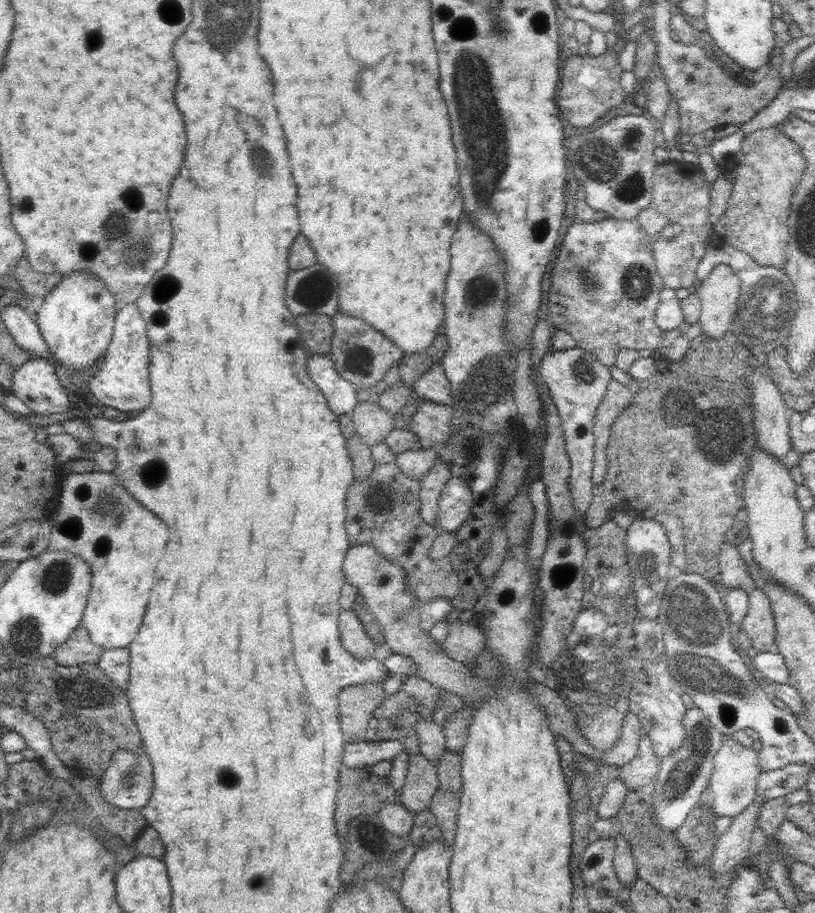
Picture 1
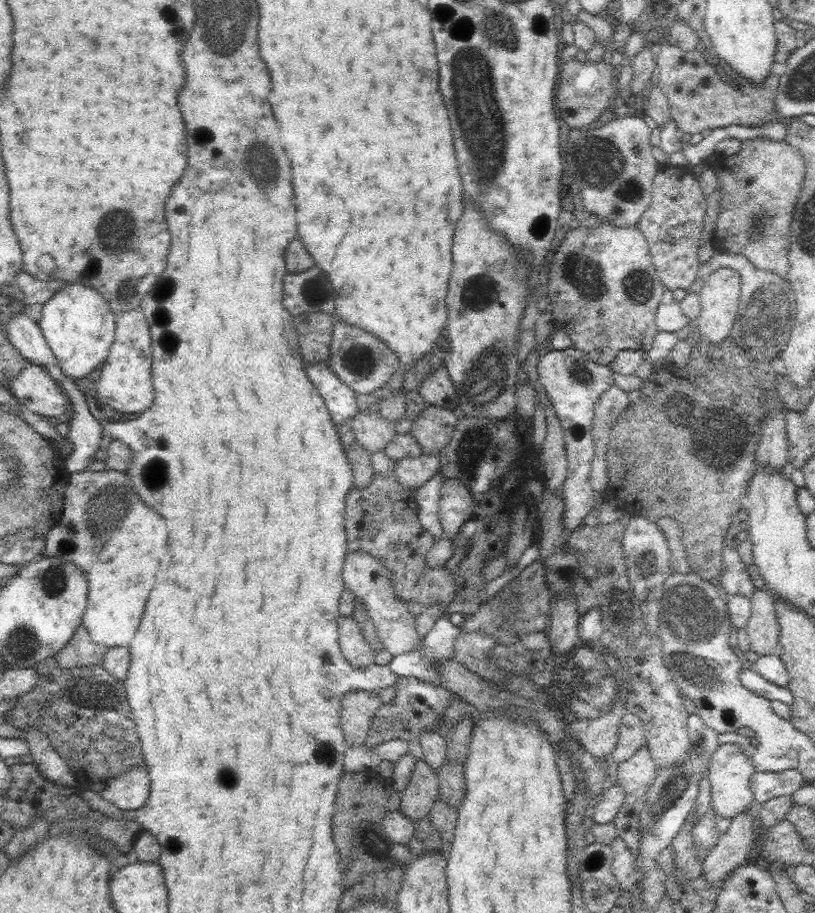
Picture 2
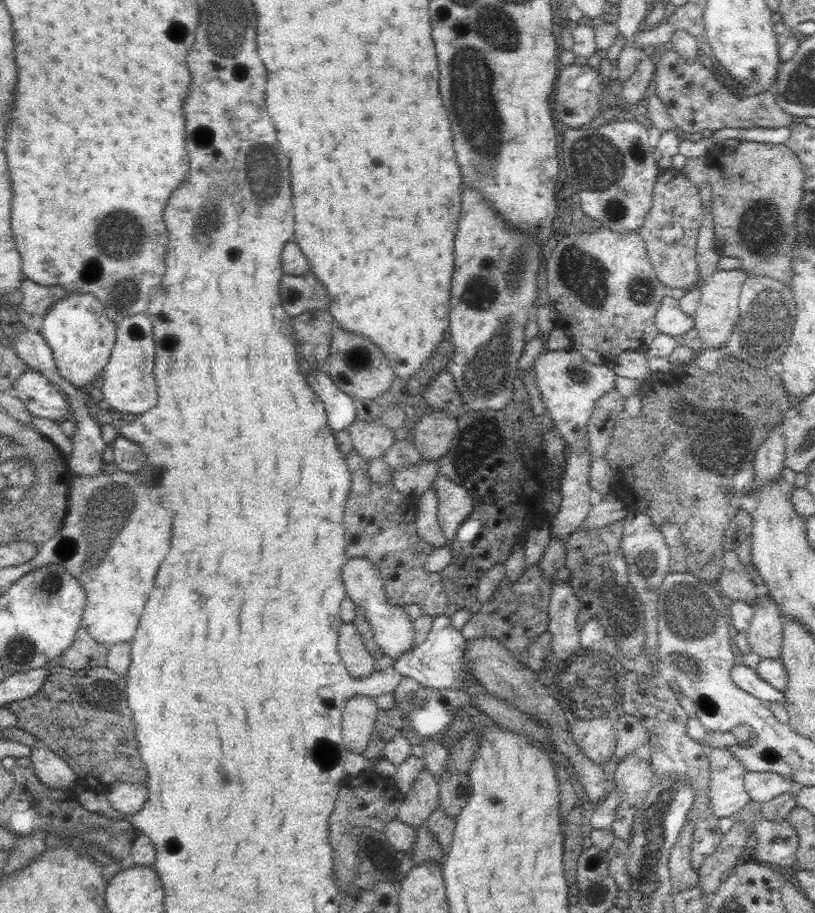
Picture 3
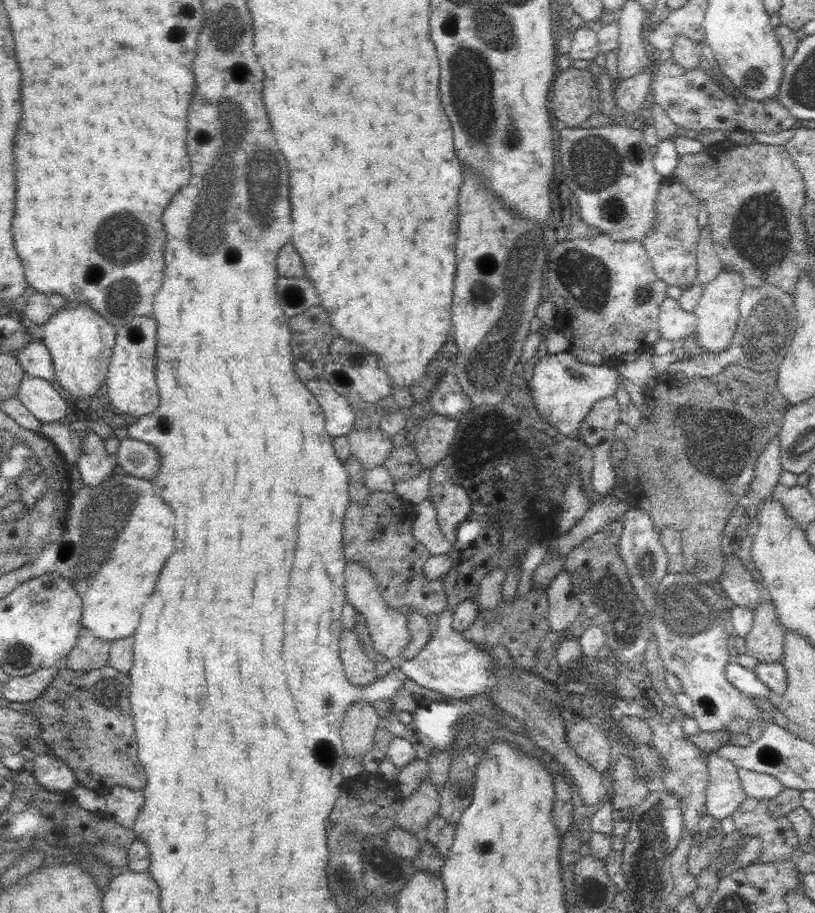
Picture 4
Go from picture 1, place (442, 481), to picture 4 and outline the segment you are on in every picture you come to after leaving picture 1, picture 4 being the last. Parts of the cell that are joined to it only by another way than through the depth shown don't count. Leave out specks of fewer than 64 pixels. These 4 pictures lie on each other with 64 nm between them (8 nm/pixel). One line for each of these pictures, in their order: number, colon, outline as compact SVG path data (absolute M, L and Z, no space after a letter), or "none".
2: M437 472L431 480L427 480L421 488L415 490L419 524L433 536L433 540L443 538L443 528L439 524L439 498L441 498L443 482L445 482L445 476Z
3: M431 486L427 492L423 492L417 498L417 510L415 510L415 528L419 538L423 538L431 548L435 546L445 546L449 544L439 522L437 522L437 494L435 488Z
4: M431 496L419 502L413 508L413 512L415 512L415 518L411 522L411 534L415 536L417 544L423 544L431 556L447 554L451 550L451 542L445 540L437 524L437 512L431 502Z

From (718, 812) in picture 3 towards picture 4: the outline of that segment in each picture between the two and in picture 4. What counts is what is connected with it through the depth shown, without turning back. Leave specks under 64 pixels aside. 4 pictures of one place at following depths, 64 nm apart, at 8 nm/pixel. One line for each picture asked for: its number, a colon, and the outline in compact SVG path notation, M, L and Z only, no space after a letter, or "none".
4: M711 752L707 756L707 776L707 814L717 820L723 820L731 816L743 800L747 800L747 794L741 788L741 782L737 780L737 770L733 768L733 764L719 758L717 752Z

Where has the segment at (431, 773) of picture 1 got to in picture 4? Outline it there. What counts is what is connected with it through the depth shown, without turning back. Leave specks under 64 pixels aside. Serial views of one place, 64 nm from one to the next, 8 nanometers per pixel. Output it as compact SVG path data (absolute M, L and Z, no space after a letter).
M425 778L419 788L401 800L395 814L395 824L413 836L421 836L427 824L439 814L439 790L429 778Z

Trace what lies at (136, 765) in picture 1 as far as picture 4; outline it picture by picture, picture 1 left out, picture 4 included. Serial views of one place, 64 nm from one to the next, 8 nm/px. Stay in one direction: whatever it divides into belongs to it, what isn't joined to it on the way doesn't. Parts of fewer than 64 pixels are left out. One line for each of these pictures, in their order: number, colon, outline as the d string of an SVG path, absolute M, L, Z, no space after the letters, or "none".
2: M131 766L127 772L111 776L111 780L103 782L101 796L109 800L115 808L121 808L123 812L135 812L139 810L145 800L149 798L149 772L147 766Z
3: M115 782L107 786L105 796L111 802L111 808L117 810L125 820L129 820L129 814L137 814L139 810L143 810L143 804L147 800L147 784L145 782Z
4: M113 786L109 794L103 798L105 798L103 814L107 814L107 818L113 818L123 828L131 830L145 800L143 792L127 786Z

